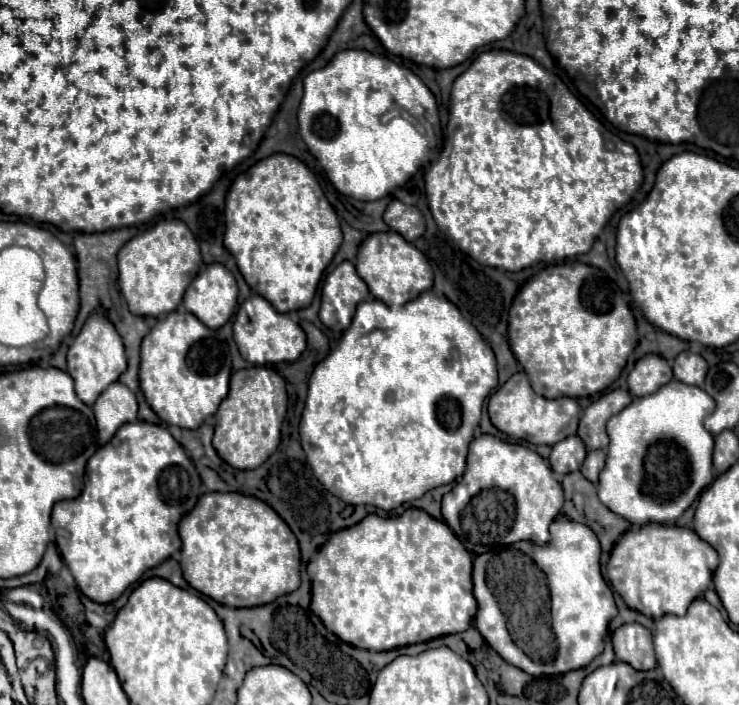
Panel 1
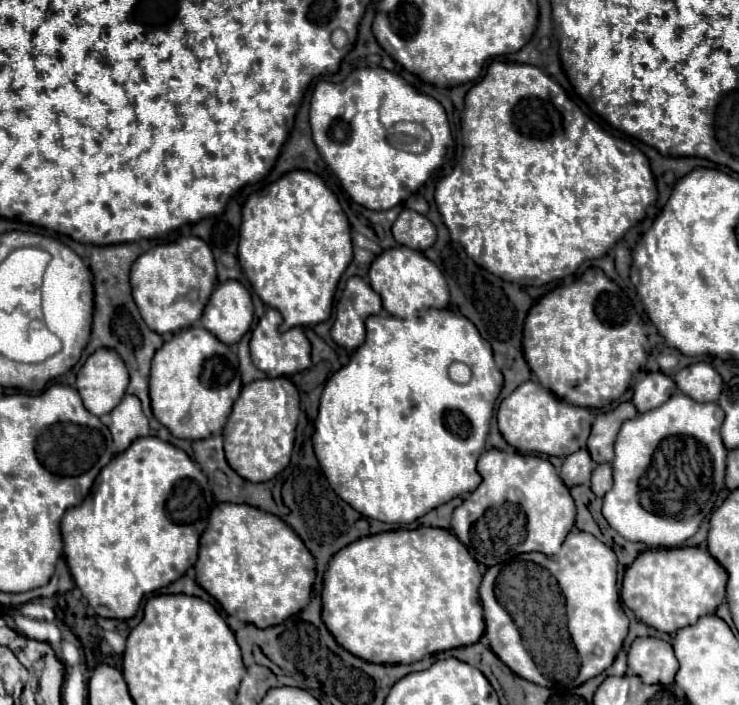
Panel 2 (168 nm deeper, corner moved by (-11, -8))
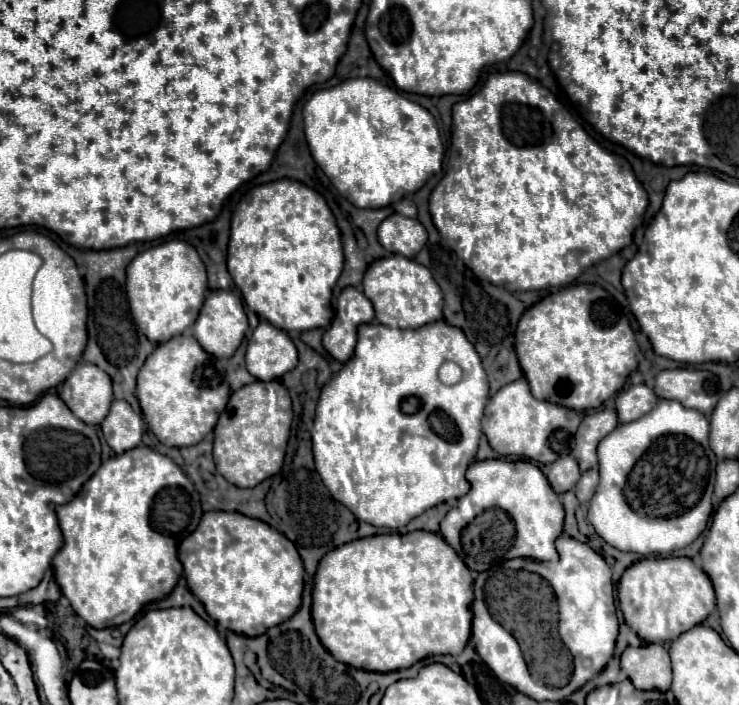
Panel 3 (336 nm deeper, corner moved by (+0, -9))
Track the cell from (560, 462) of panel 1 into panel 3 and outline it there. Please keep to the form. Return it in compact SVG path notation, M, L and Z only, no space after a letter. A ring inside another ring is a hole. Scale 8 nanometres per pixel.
M562 456L556 462L544 466L544 474L558 494L572 490L580 480L580 468L572 456Z

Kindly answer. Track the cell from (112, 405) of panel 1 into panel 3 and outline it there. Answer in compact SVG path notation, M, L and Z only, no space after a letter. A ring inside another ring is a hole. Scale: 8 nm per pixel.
M114 400L110 414L104 418L100 426L108 446L116 454L122 454L140 444L144 420L140 414L132 410L132 406L126 400Z

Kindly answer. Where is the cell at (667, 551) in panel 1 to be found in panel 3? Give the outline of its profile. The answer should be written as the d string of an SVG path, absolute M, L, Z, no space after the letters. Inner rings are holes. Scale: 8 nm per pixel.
M690 558L640 560L618 582L618 600L626 624L648 644L672 642L686 630L702 624L716 608L710 578Z

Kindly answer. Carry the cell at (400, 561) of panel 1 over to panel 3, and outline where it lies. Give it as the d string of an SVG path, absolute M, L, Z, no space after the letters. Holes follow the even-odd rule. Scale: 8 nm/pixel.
M414 530L406 534L380 534L380 536L370 536L370 538L358 538L352 542L346 542L344 546L338 546L336 550L330 550L318 565L314 574L314 592L312 592L312 622L316 628L316 634L320 642L326 646L326 650L338 660L344 662L352 668L358 670L368 670L368 672L394 672L402 668L410 668L412 664L428 658L428 656L438 656L438 654L460 654L466 646L466 642L471 637L472 629L472 574L468 566L460 560L460 556L444 542L440 534L432 534L426 530Z

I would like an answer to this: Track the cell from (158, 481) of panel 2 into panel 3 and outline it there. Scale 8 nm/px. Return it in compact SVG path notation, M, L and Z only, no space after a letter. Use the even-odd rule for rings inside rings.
M138 446L106 460L72 502L56 508L64 534L64 546L52 560L56 582L62 594L70 600L74 612L92 628L100 630L130 622L146 604L162 600L174 590L182 574L176 546L186 536L186 530L194 530L198 524L190 502L192 492L194 484L168 456Z

